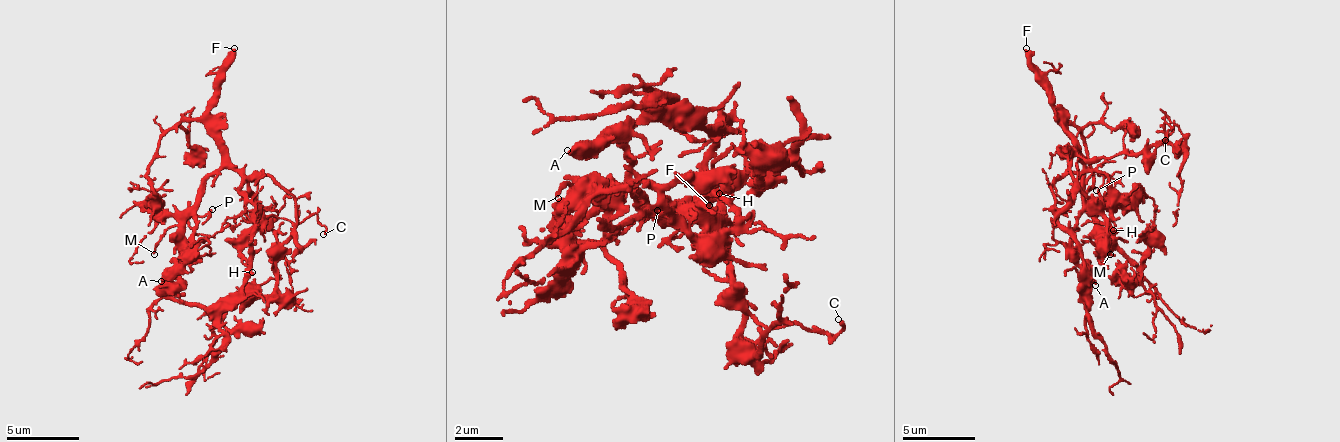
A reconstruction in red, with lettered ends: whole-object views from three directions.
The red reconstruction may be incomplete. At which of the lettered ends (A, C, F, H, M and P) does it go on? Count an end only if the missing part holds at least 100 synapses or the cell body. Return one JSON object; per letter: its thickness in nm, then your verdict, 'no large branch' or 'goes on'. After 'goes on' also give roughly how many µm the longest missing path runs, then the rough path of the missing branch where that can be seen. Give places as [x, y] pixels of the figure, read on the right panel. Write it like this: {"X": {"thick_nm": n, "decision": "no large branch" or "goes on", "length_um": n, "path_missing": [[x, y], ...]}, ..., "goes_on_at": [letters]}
{"A": {"thick_nm": 360, "decision": "no large branch"}, "C": {"thick_nm": 110, "decision": "no large branch"}, "F": {"thick_nm": 400, "decision": "goes on", "length_um": 100}, "H": {"thick_nm": 190, "decision": "no large branch"}, "M": {"thick_nm": 130, "decision": "no large branch"}, "P": {"thick_nm": 160, "decision": "no large branch"}, "goes_on_at": ["F"]}

